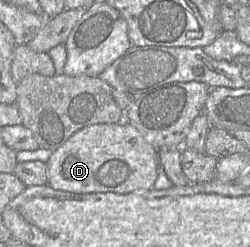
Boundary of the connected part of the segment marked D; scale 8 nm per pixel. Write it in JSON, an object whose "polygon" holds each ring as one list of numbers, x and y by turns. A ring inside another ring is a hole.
{"polygon":[[128,122,102,123,86,126,55,151,46,162,48,183,53,189,73,193,115,192,128,194,153,189,160,167,158,150,148,143,141,132]]}

